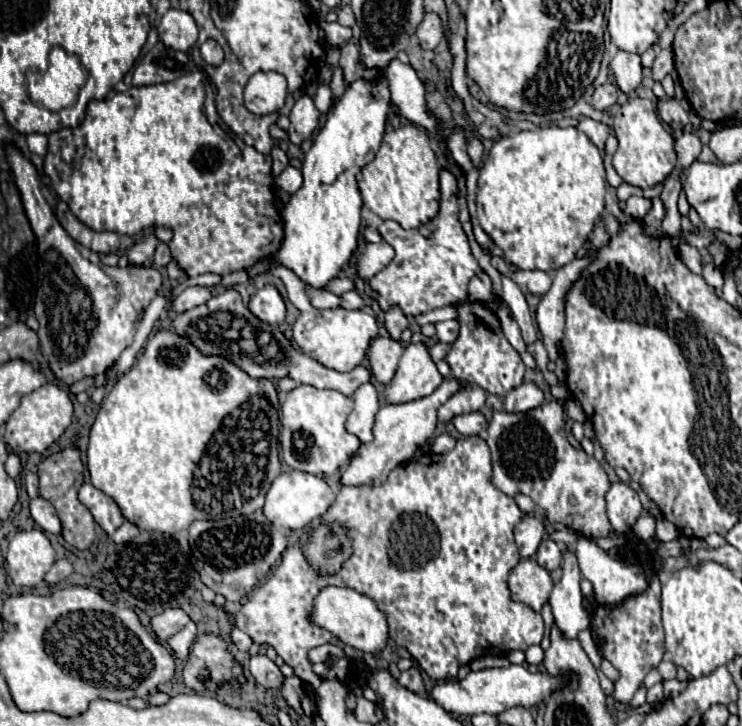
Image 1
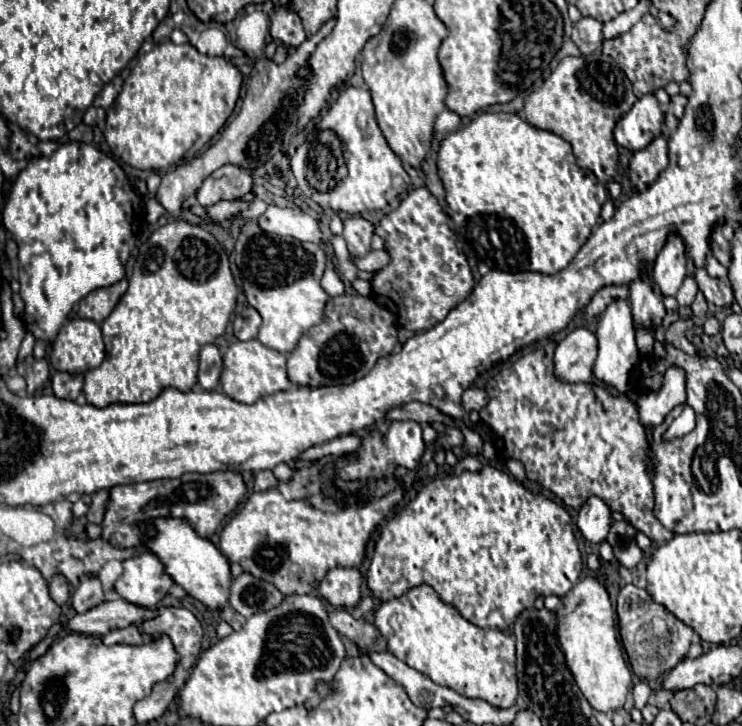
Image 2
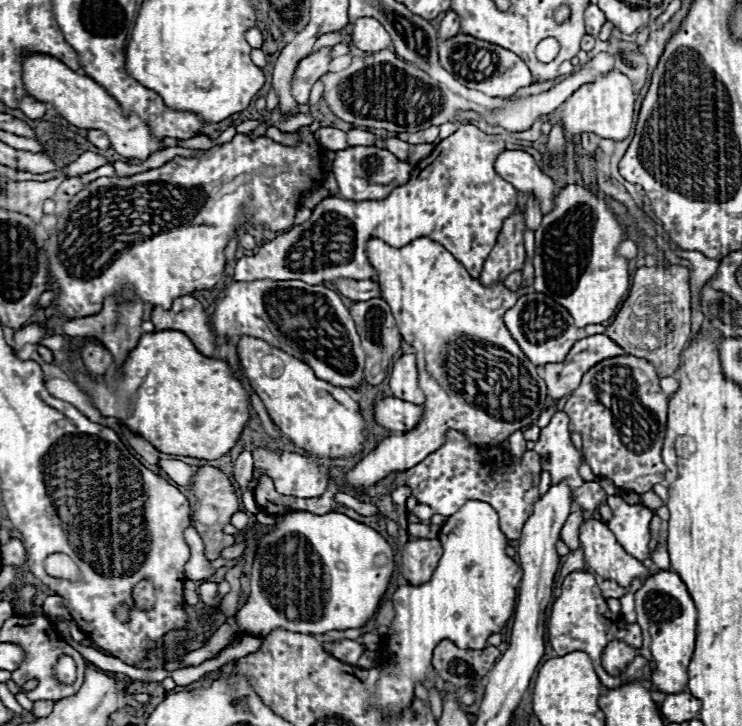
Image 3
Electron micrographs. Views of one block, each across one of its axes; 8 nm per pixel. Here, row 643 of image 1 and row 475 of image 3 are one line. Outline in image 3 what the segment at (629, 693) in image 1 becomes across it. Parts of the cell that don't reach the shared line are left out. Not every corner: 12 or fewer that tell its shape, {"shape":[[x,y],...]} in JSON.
{"shape":[[648,360],[598,362],[564,412],[584,462],[644,494],[664,480],[668,396]]}

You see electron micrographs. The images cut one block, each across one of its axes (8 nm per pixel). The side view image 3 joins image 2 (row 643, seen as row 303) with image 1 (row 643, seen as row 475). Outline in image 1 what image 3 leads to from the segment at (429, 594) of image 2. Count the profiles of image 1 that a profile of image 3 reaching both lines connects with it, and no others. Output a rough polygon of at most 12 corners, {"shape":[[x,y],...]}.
{"shape":[[324,588],[314,624],[344,644],[378,652],[388,618],[352,588]]}

